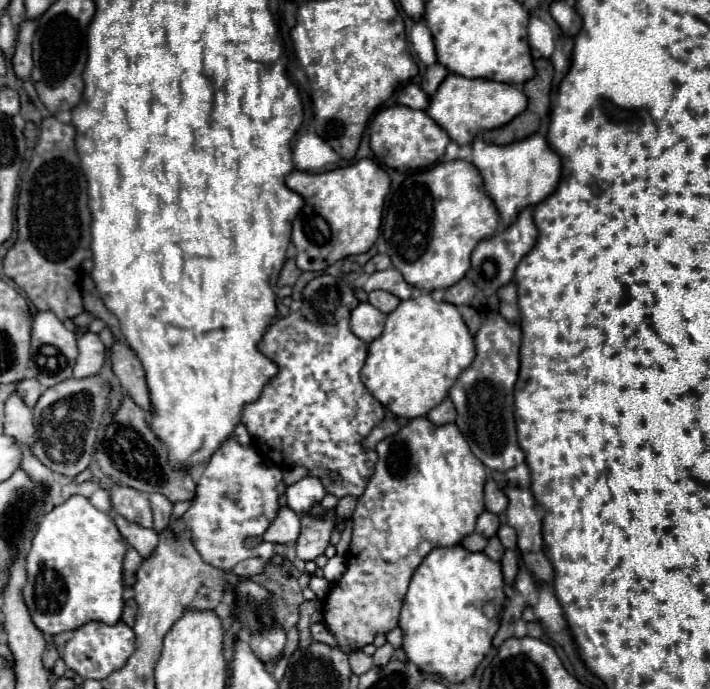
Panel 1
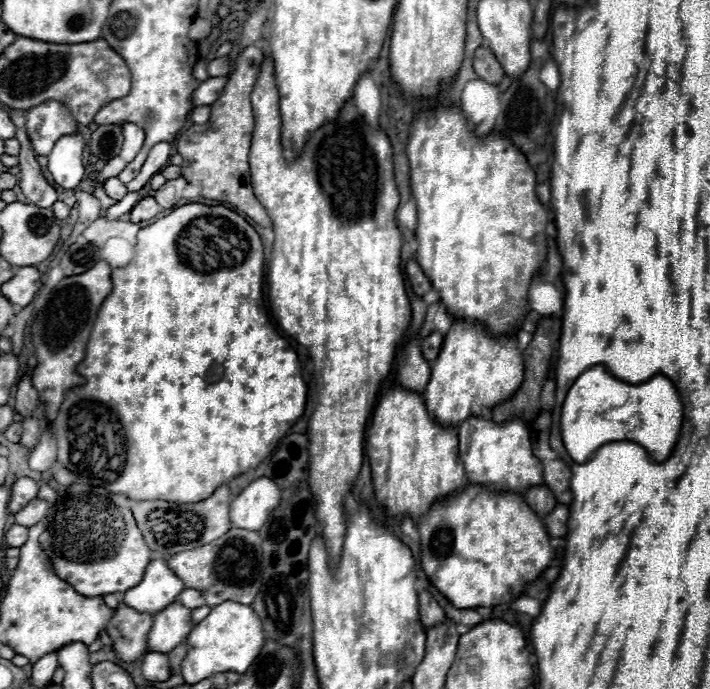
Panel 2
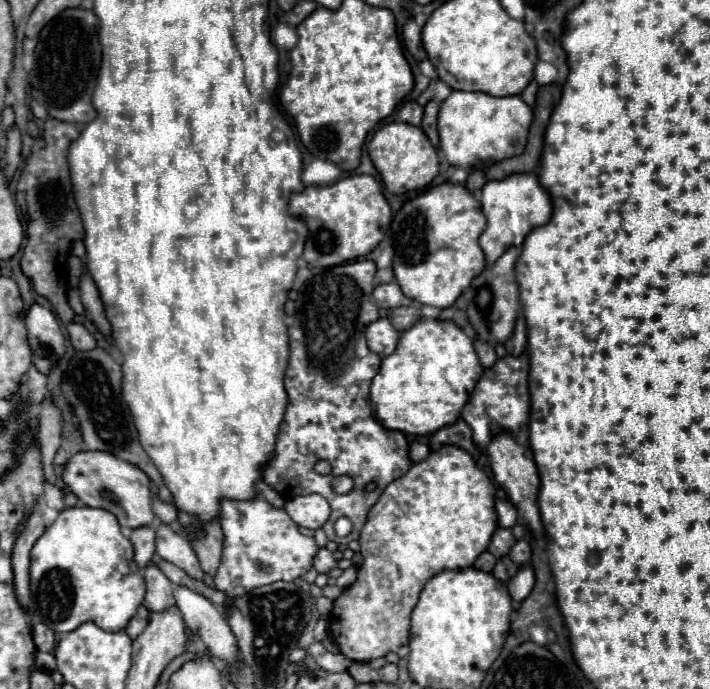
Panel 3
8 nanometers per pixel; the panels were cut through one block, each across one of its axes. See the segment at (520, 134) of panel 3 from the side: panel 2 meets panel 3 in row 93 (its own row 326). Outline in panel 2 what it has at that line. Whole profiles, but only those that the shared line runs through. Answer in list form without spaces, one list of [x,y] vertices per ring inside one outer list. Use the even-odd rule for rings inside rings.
[[[452,322],[440,356],[432,364],[432,376],[424,390],[428,414],[444,428],[458,428],[468,416],[482,416],[486,410],[510,400],[520,388],[524,362],[514,336],[494,338],[482,324]]]

